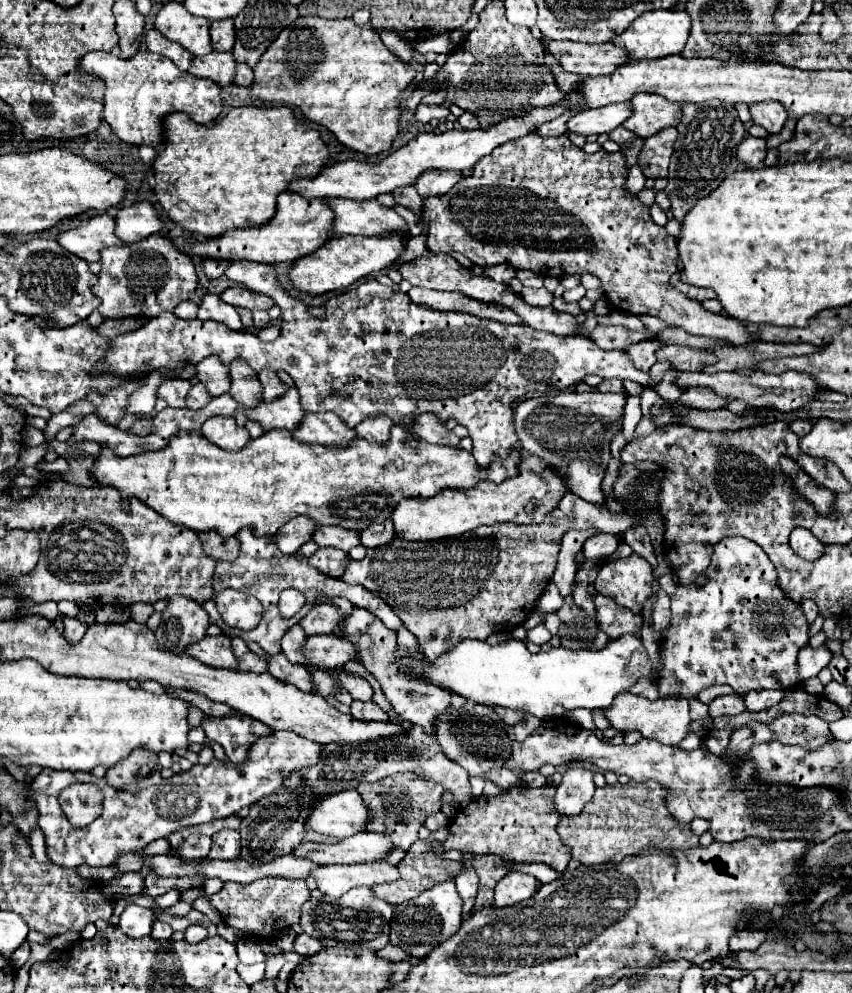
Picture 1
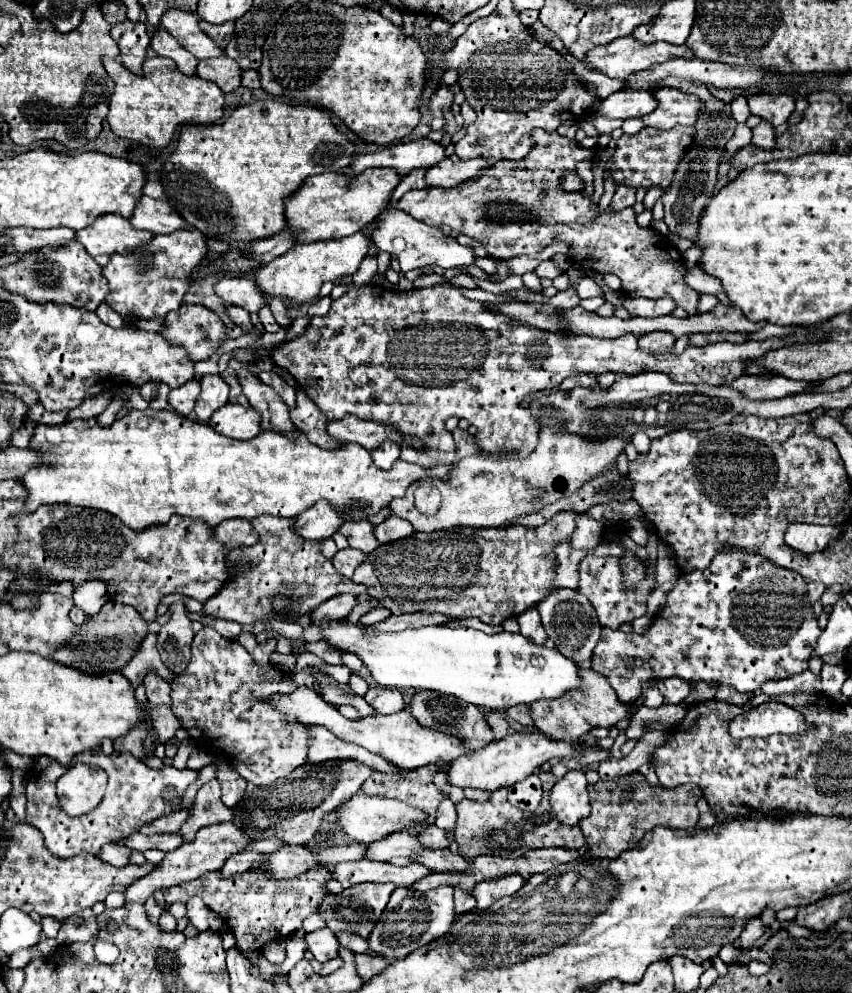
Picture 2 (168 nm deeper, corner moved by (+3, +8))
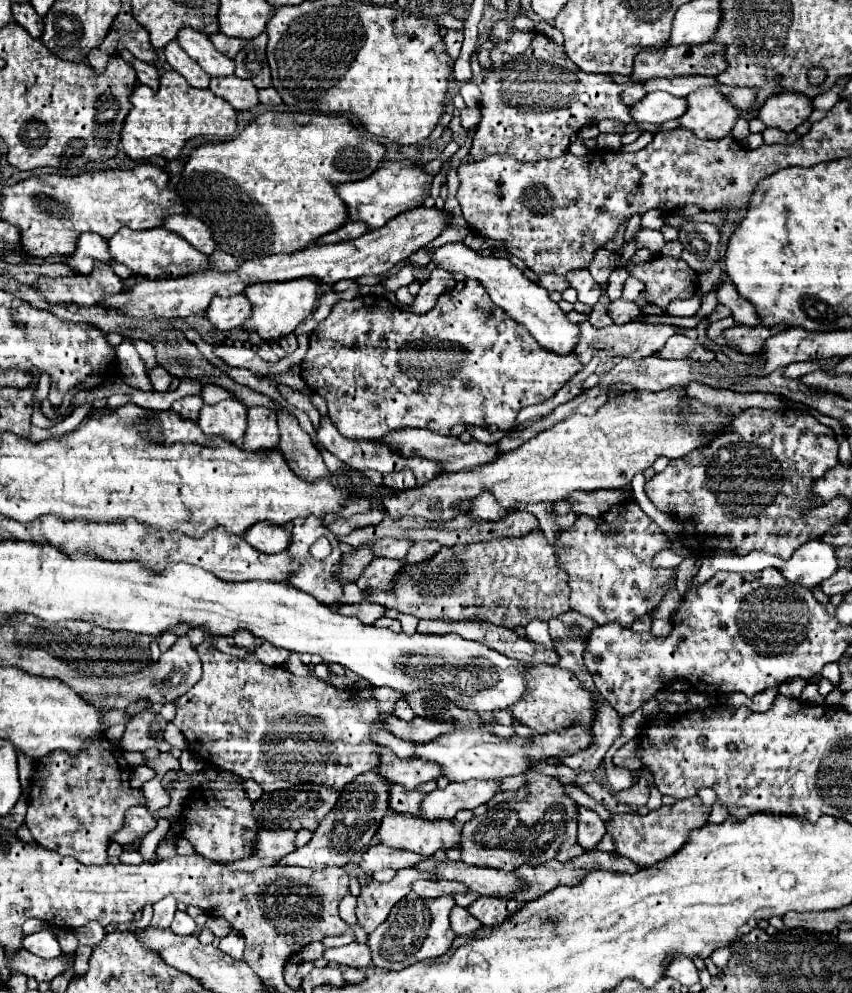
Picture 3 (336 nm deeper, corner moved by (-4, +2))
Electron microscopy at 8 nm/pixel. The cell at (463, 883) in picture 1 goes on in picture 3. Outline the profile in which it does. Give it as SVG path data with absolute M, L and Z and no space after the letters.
M453 906L451 914L449 914L449 922L451 922L451 930L455 932L455 936L473 934L479 928L479 922L475 922L475 918L471 918L467 914L467 910L461 906Z

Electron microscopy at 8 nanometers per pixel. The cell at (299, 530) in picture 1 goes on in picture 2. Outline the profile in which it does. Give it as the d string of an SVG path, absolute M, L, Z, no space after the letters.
M320 500L312 508L296 516L296 534L304 536L306 540L322 540L332 536L342 522L344 520L336 516L336 510L330 504L326 500Z

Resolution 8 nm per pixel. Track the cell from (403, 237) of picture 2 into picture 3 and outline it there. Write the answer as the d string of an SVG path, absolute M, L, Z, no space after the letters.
M453 242L453 244L445 244L445 246L437 248L435 252L431 252L431 260L439 262L441 264L439 268L443 268L451 274L461 272L469 278L479 278L479 282L483 282L483 286L487 288L491 300L499 308L503 308L509 318L513 318L515 322L525 326L527 332L539 342L541 348L545 348L553 354L561 354L561 356L575 352L575 346L579 342L579 326L567 320L567 316L561 312L561 308L549 298L545 288L529 282L523 276L523 272L509 260L483 258L475 250L467 248L461 242Z

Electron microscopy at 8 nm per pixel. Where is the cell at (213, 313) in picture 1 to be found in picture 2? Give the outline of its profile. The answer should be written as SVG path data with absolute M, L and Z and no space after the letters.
M226 304L226 306L224 306L224 310L226 310L228 318L230 318L234 324L242 326L242 330L244 330L244 332L250 332L250 330L254 328L254 326L252 326L252 322L250 322L248 312L246 312L244 308L240 308L240 306L232 306L232 304Z

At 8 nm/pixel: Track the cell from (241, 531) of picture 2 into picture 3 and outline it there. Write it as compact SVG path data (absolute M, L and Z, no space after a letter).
M259 522L247 530L245 540L263 554L279 554L289 548L291 534L283 526L269 526L265 522Z

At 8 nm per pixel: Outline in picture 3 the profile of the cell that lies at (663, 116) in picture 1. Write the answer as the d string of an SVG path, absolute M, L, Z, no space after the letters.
M717 88L695 90L687 96L687 102L687 114L679 120L681 128L693 130L699 138L725 138L741 116L739 108Z

